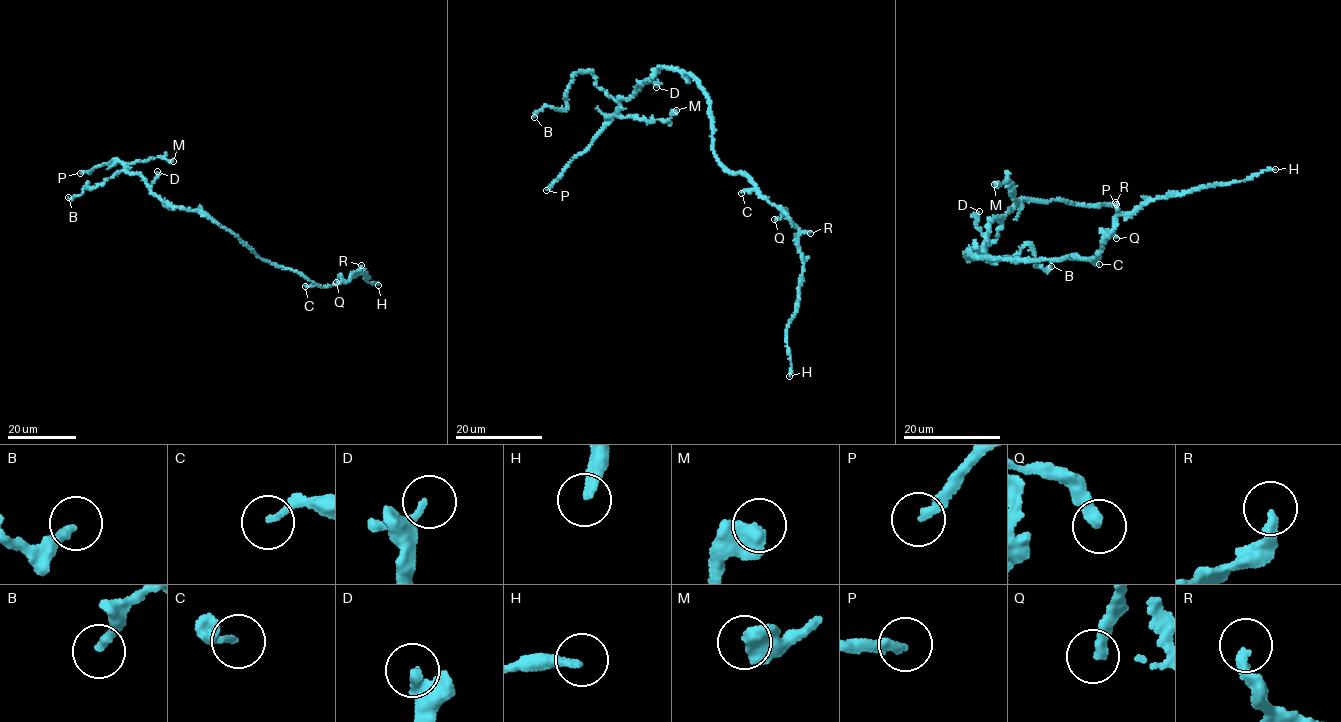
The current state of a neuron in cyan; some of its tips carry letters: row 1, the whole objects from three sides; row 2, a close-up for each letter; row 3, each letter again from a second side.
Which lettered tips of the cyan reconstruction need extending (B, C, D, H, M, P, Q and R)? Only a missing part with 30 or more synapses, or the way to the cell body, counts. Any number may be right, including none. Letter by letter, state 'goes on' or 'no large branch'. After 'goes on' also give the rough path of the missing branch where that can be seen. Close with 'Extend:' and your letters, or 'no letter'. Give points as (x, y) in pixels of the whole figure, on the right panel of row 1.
B: no large branch
C: no large branch
D: no large branch
H: goes on
M: no large branch
P: goes on; course (1116, 204), (1122, 211), (1121, 242), (1161, 248), (1140, 258), (1130, 275), (1137, 289), (1156, 289)
Q: no large branch
R: no large branch
Extend: H, P

